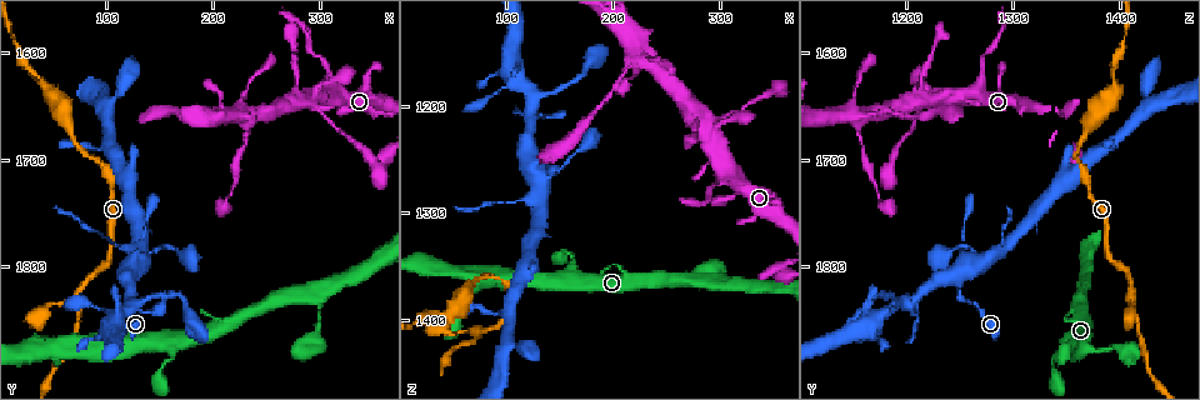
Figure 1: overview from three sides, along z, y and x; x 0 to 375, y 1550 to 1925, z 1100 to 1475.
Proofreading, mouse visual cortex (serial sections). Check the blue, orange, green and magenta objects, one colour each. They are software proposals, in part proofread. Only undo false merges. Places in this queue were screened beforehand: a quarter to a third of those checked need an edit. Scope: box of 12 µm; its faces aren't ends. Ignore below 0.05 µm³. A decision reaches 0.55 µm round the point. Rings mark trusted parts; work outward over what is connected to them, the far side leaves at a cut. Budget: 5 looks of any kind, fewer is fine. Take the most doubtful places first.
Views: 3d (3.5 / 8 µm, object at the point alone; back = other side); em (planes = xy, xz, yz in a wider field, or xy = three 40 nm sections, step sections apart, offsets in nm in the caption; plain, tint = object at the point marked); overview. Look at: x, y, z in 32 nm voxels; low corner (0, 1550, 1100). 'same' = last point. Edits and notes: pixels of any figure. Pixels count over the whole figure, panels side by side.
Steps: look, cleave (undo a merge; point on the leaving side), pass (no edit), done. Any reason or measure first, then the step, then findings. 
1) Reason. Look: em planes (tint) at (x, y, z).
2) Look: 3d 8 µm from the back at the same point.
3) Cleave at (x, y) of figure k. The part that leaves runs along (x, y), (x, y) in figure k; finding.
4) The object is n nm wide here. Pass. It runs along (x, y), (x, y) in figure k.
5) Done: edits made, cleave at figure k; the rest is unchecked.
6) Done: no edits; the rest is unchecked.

Narrows sharply. Look: 3d 3.5 µm at (70, 1828, 1410).

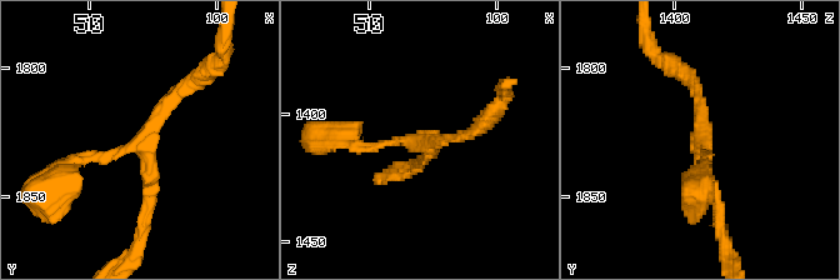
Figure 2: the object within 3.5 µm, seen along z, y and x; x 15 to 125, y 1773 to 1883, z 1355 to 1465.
3 arms meet here; the arms are 100, 150, 150 nm wide. Look: em xy step 3 (tint) at (73, 1828, 1412).

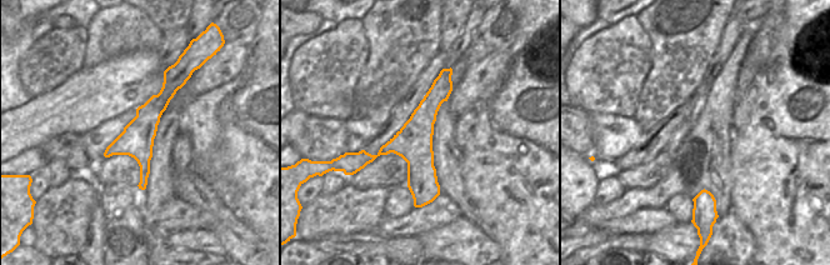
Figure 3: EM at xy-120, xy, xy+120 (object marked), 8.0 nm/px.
Another direction. Look: em xy step 2 (tint) at the same point.

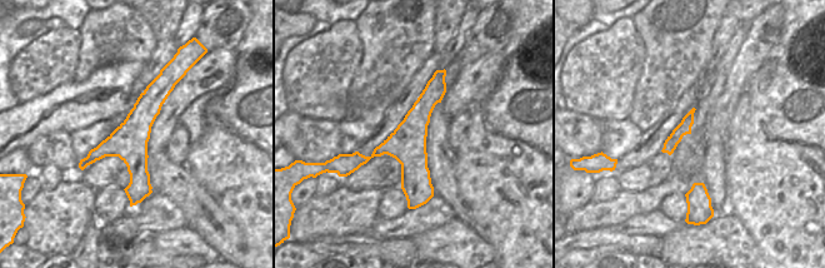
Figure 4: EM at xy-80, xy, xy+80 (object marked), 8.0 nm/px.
The object is 300 nm wide here. Pass. It runs along (436, 75), (415, 122), (420, 202) in figure 4; continuous, no second cell.

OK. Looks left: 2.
Thin arm on a thick one. Look: 3d 3.5 µm at (114, 1844, 1180).

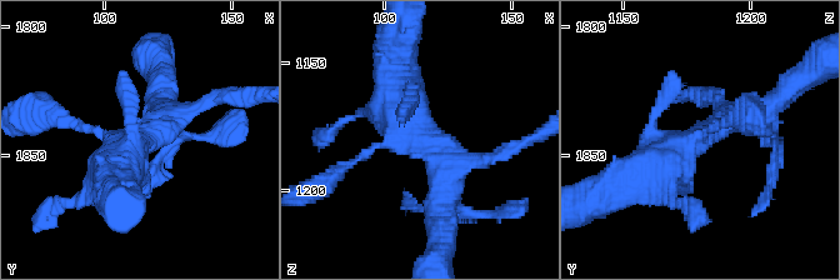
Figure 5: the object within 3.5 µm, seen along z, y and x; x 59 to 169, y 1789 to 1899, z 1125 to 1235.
Shape alone is not enough. Look: em xy step 2 (tint) at (113, 1846, 1178).

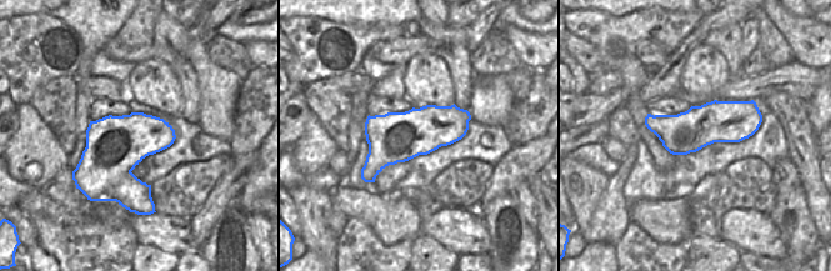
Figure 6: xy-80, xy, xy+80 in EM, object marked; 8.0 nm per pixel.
Pass. It runs along (755, 115), (726, 119), (628, 184) in figure 5; all the same cell.

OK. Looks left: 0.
Done: no edits; the rest is unchecked.

